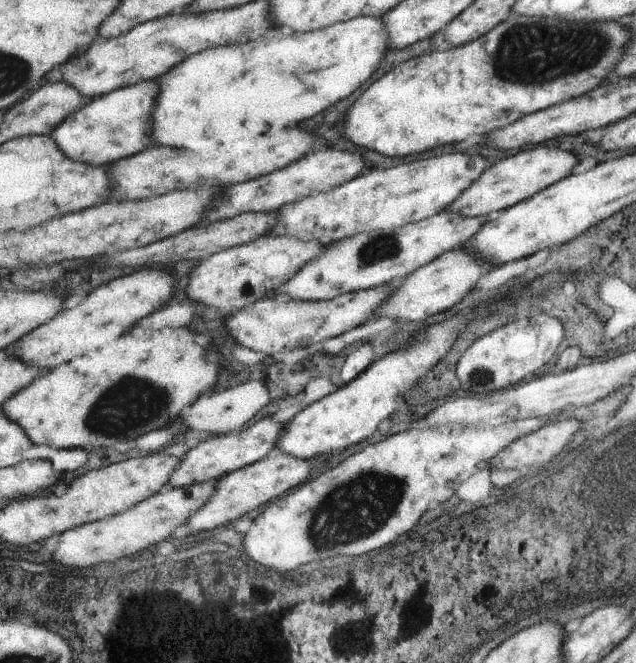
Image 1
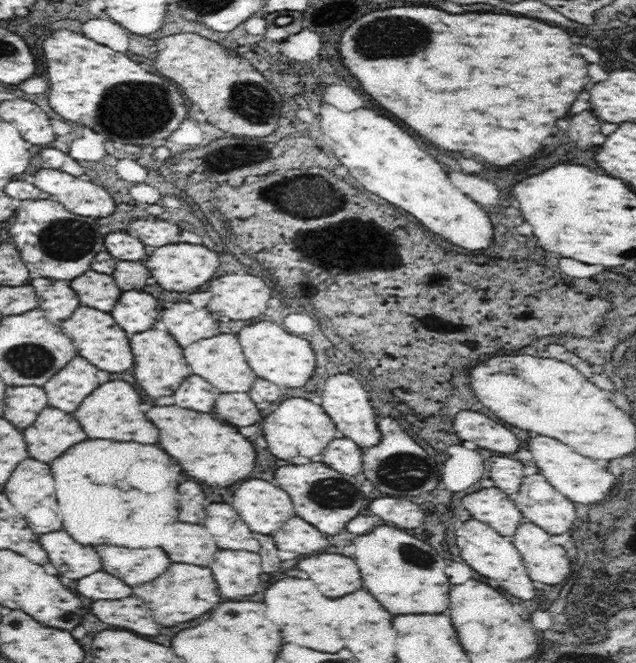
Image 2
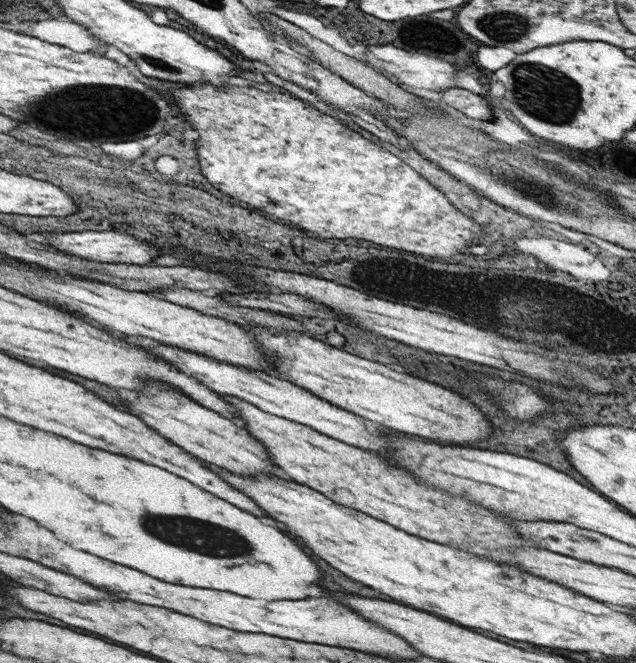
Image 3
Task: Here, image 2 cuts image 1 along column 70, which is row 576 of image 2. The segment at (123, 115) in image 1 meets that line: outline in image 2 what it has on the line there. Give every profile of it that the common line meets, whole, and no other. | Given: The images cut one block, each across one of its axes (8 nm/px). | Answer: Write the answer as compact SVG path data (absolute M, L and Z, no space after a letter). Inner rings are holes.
M102 546L96 548L96 552L102 558L104 572L120 578L128 586L158 580L158 576L172 564L170 556L162 548L132 550L126 546Z

